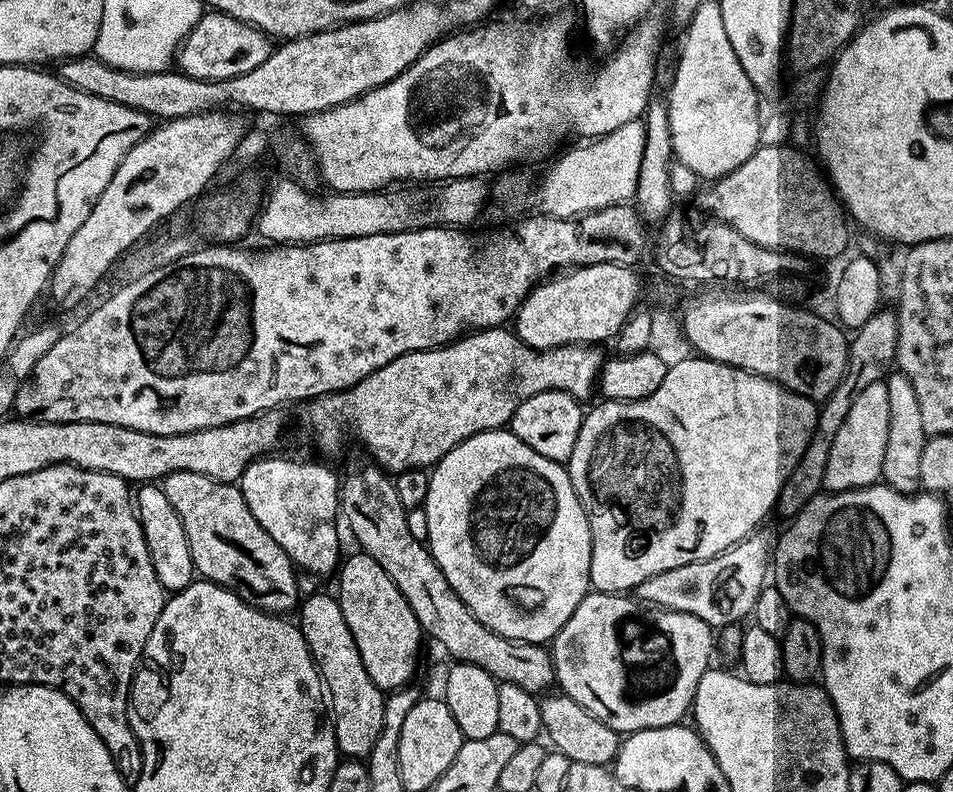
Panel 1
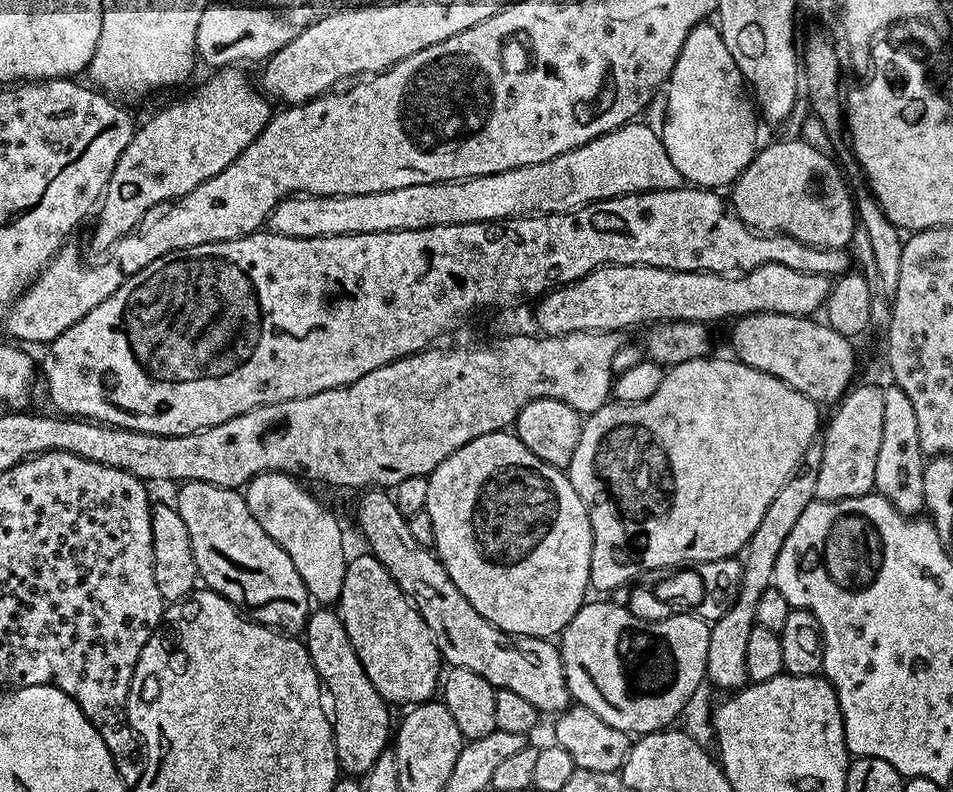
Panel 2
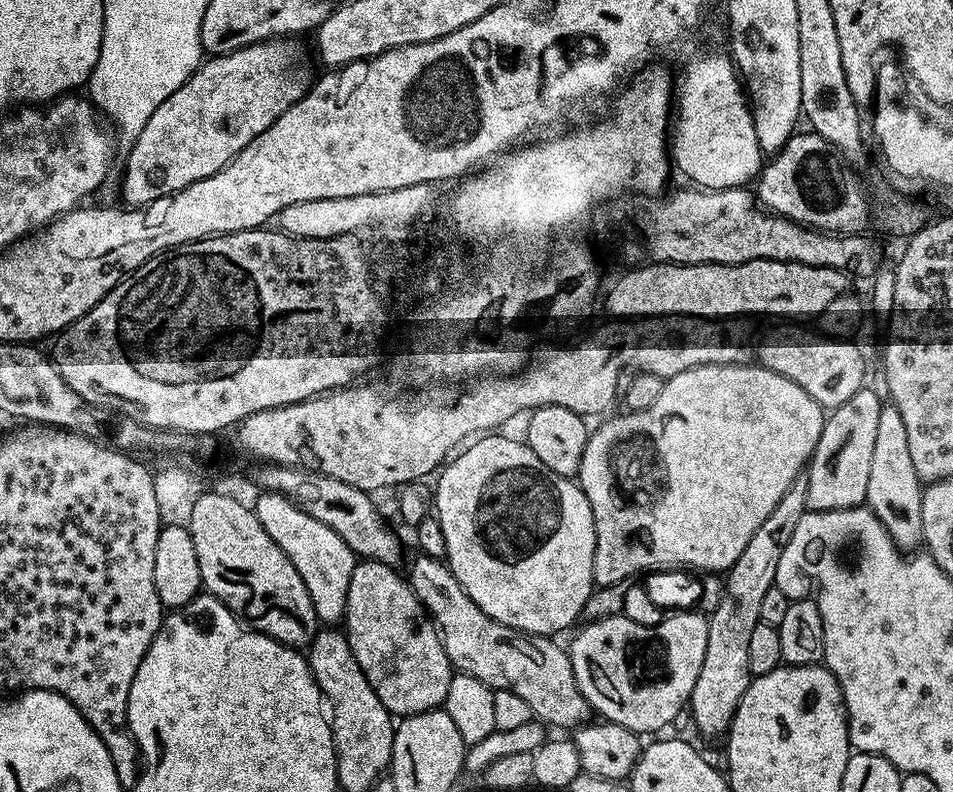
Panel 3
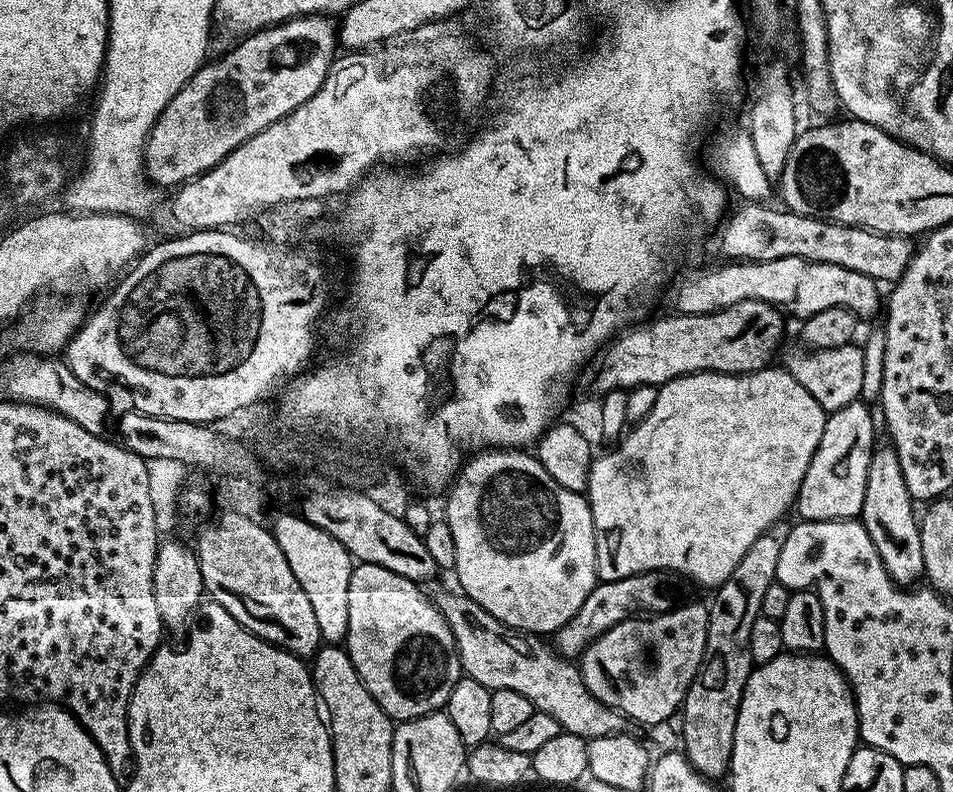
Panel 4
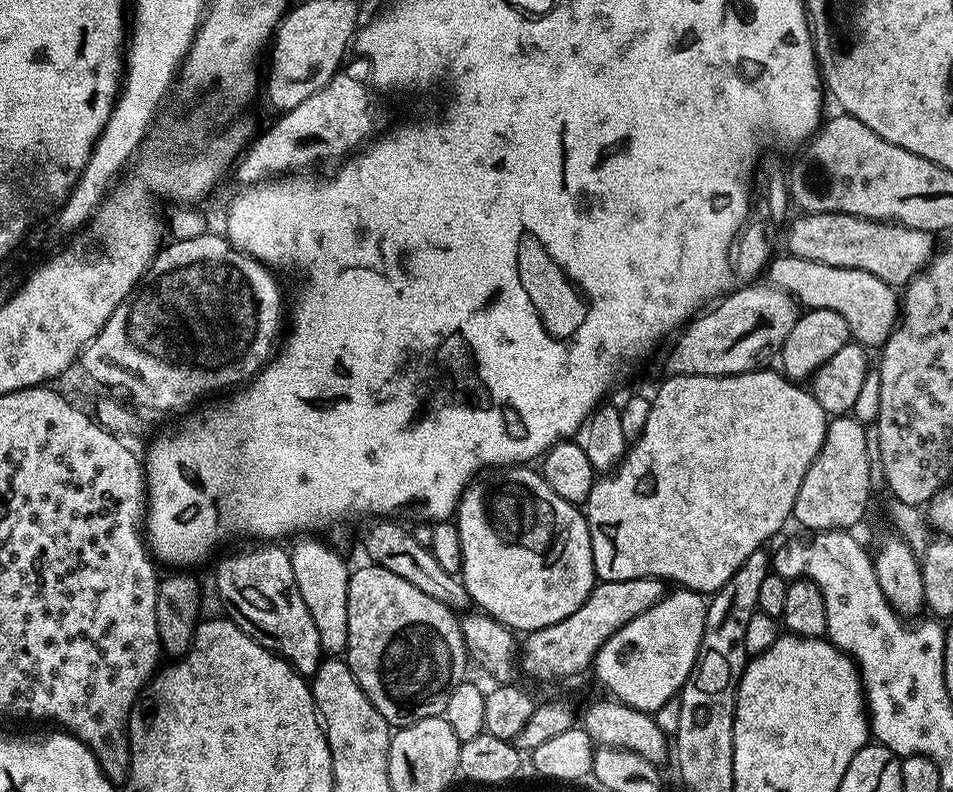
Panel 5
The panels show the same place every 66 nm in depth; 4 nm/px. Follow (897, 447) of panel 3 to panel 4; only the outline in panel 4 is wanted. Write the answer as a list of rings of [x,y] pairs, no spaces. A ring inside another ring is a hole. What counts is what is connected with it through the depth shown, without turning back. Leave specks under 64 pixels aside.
[[[891,443],[882,444],[872,449],[870,474],[866,478],[866,498],[858,519],[870,534],[874,548],[878,550],[878,558],[882,558],[882,566],[886,566],[892,581],[901,586],[912,586],[919,581],[916,579],[924,576],[917,505],[910,490],[906,490],[906,478],[902,478],[902,466],[898,466],[898,454]]]

